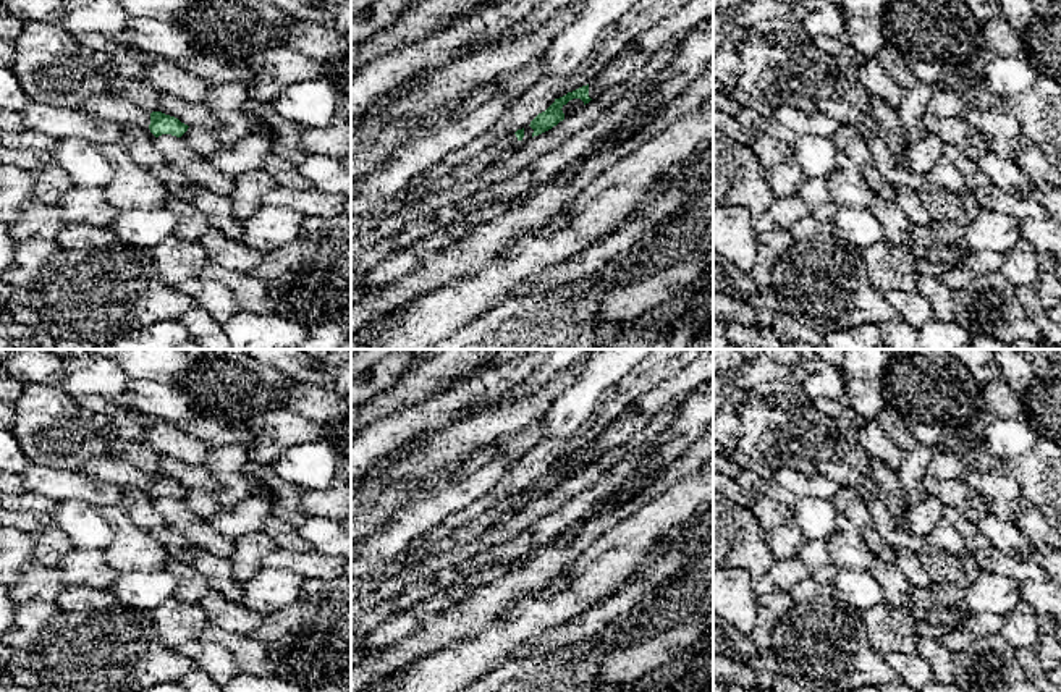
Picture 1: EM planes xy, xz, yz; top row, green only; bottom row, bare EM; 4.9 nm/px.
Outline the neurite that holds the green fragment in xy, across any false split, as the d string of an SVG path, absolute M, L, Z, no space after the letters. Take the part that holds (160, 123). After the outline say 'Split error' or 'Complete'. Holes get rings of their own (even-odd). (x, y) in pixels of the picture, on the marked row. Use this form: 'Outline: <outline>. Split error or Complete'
Outline: M100 95L81 105L79 110L94 113L104 120L128 124L134 129L152 133L155 137L171 134L181 137L188 124L162 112L147 112L121 95Z. Split error

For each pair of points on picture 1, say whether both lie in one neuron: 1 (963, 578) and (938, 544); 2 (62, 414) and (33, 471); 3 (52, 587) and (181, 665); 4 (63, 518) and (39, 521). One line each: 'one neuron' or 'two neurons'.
1: one neuron
2: two neurons
3: two neurons
4: two neurons

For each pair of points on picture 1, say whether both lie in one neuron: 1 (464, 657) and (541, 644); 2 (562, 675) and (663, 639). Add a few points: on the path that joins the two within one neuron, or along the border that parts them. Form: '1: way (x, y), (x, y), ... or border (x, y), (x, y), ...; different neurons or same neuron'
1: border (549, 628), (528, 637), (511, 657); different neurons
2: way (587, 670), (596, 662), (618, 660), (638, 645); same neuron

